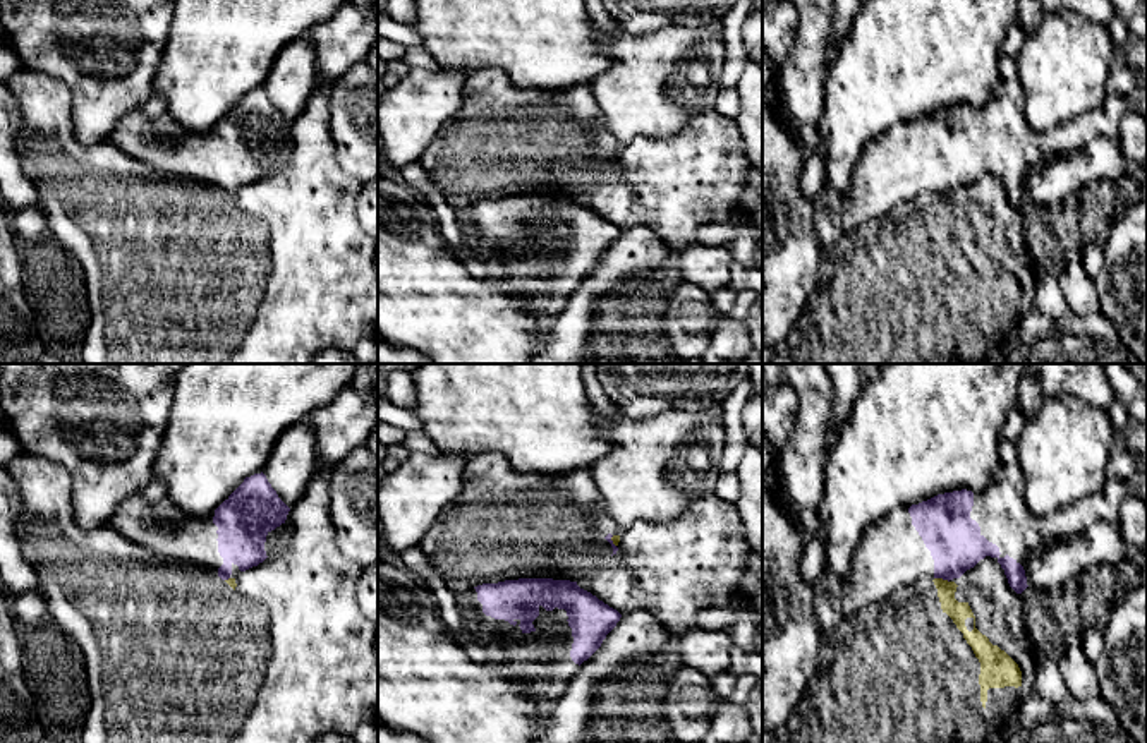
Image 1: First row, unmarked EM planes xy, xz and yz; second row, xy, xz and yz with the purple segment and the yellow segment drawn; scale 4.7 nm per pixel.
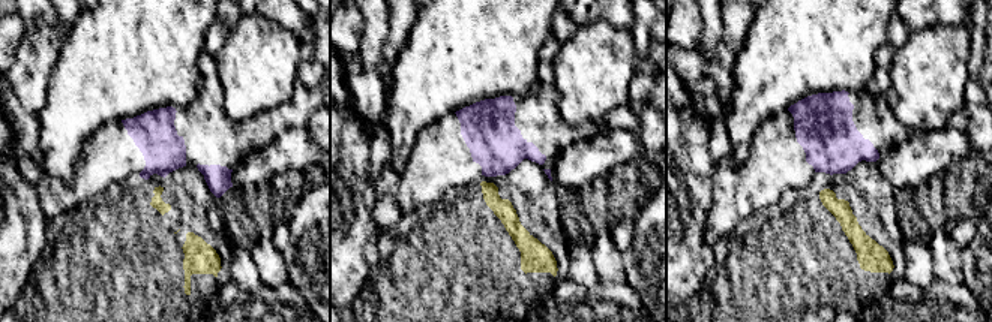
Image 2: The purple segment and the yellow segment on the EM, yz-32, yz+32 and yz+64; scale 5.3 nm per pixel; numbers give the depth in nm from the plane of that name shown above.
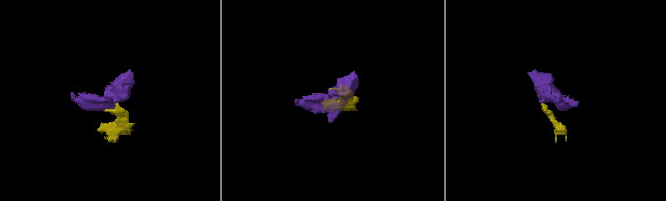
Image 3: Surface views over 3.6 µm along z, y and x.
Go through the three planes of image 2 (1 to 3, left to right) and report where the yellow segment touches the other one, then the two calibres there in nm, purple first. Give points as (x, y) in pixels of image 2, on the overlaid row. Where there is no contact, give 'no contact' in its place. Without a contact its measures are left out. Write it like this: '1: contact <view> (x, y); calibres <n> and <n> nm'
1: no contact
2: no contact
3: no contact

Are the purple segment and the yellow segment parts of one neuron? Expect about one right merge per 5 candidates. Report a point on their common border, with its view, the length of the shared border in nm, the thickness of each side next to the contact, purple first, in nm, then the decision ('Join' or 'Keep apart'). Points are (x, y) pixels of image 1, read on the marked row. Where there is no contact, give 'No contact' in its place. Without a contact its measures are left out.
Touches purple at yz (941, 577). Shared border 80 nm. Thickness 260 nm (purple) against 100 nm. Keep apart

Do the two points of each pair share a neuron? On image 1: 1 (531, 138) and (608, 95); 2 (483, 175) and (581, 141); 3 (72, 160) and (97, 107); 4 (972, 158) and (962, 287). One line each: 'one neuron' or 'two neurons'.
1: two neurons
2: one neuron
3: two neurons
4: two neurons

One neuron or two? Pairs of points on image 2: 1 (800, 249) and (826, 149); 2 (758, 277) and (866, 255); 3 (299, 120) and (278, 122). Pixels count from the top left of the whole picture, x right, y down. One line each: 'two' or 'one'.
1: two
2: one
3: one

